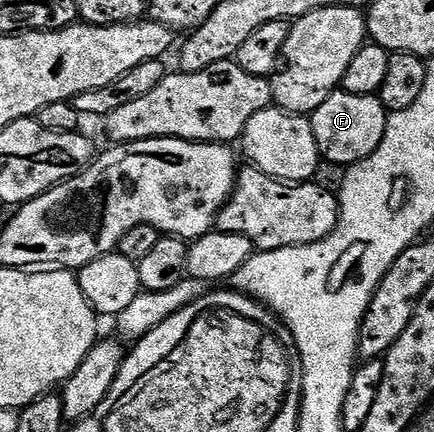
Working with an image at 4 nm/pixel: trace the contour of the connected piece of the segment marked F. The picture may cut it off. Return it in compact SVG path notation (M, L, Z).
M343 89L333 91L310 116L321 160L351 165L370 157L386 133L389 114L376 95L355 95Z

